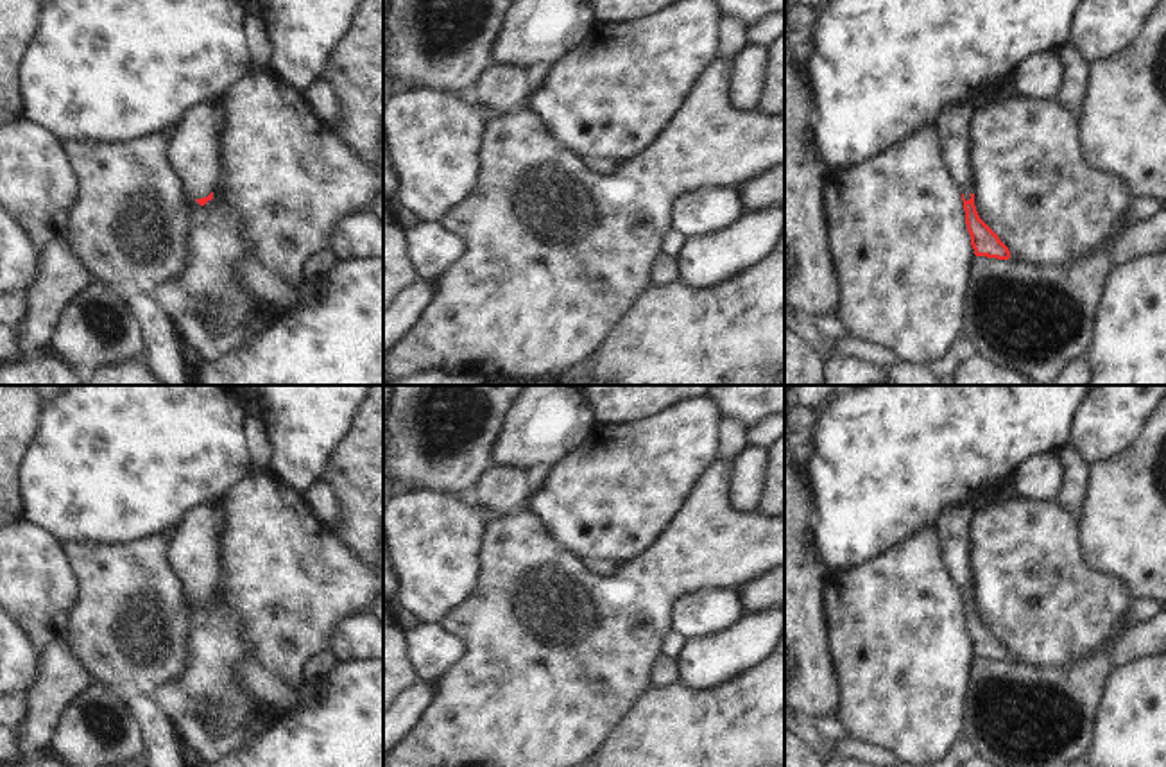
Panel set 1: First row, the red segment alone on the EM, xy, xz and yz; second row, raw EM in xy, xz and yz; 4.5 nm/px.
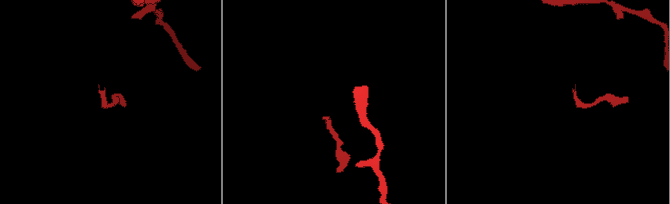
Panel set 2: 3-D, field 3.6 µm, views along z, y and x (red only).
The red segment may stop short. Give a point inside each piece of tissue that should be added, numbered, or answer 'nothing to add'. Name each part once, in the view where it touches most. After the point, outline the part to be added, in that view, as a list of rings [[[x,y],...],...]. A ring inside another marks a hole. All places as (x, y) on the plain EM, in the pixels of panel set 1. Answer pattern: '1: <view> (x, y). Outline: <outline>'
1: xy (194, 551). Outline: [[[224,502],[197,505],[172,532],[167,559],[190,600],[208,599],[220,581]]]

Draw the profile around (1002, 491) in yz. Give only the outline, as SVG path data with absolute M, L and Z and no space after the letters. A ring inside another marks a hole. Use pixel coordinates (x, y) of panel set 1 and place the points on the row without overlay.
M998 478L989 486L987 493L982 498L969 502L969 505L974 513L980 513L996 507L1005 507L1012 504L1016 498L1017 498L1016 480Z

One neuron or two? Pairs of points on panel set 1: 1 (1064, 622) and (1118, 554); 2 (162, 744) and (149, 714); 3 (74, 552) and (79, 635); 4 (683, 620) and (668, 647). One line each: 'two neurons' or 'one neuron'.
1: two neurons
2: one neuron
3: one neuron
4: two neurons

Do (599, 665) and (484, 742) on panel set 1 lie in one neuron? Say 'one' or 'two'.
one

